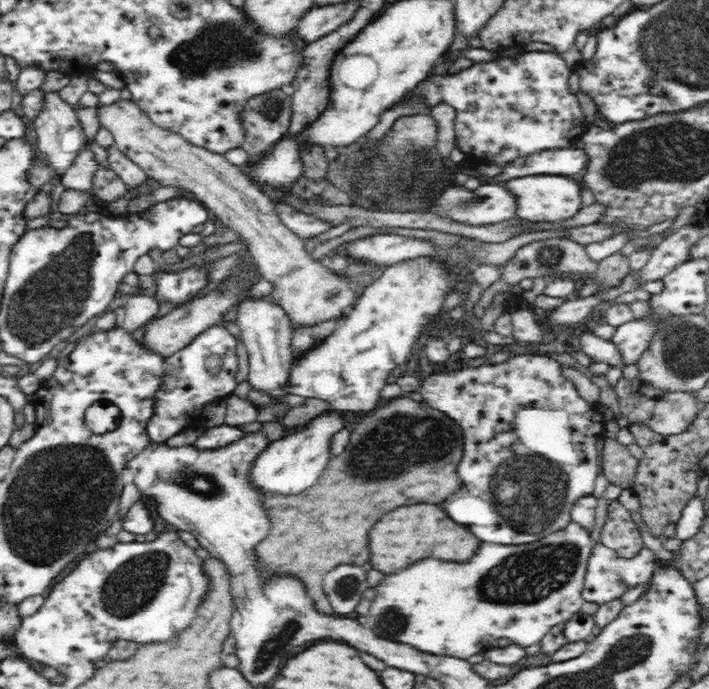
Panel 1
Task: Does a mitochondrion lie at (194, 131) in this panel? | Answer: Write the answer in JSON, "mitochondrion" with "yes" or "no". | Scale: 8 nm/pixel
{"mitochondrion":"no"}

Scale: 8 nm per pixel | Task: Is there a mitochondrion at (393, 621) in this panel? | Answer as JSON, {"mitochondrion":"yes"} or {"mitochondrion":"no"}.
{"mitochondrion":"yes"}

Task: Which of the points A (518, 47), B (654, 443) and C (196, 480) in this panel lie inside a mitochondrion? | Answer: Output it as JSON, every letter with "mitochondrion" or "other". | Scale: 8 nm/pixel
{"A":"other","B":"other","C":"mitochondrion"}

